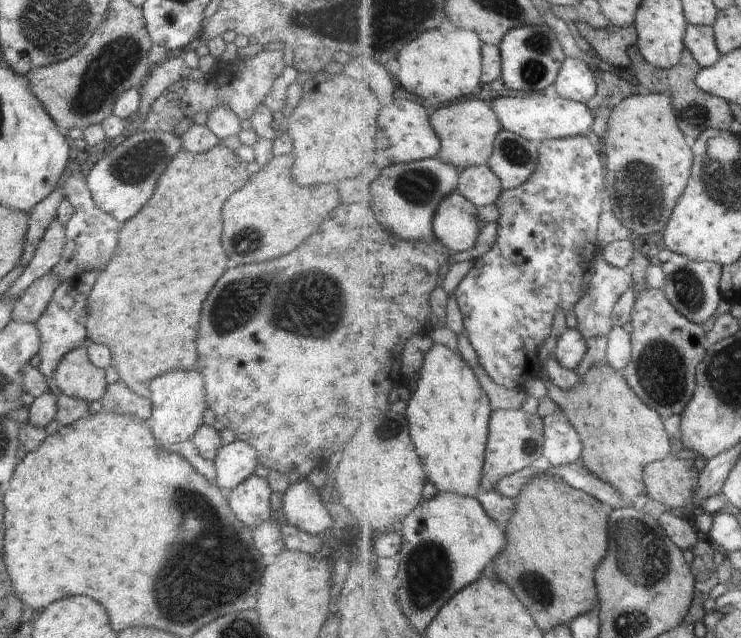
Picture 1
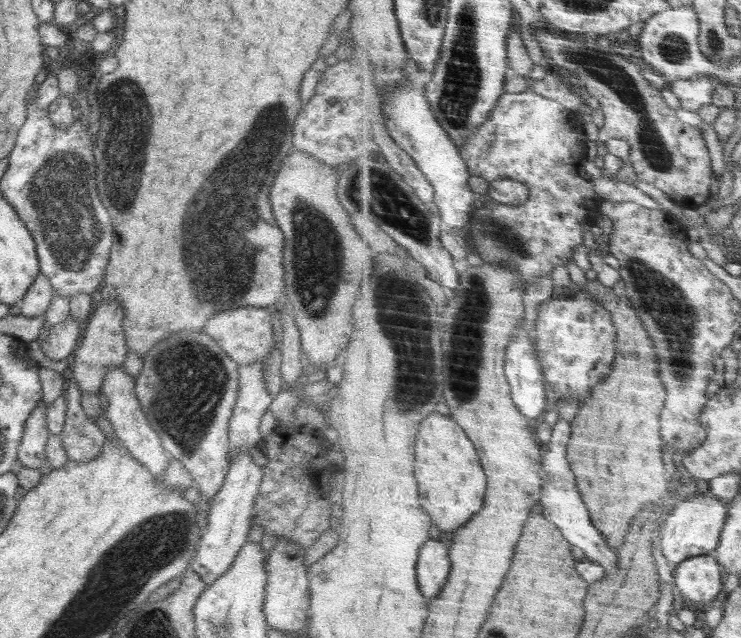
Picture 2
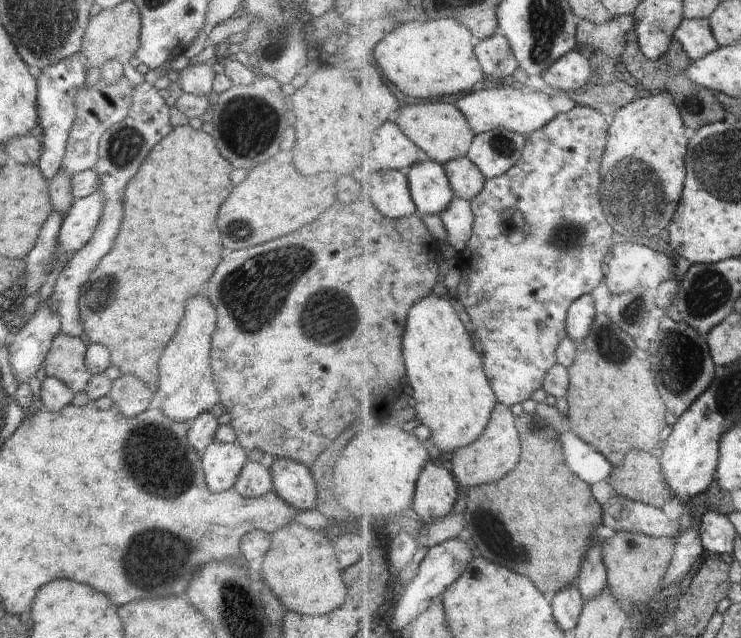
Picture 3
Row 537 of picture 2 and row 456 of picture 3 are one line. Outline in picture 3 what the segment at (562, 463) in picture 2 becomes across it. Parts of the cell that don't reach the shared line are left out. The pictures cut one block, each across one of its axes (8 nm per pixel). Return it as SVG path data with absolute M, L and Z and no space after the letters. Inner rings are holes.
M572 428L569 430L558 431L560 438L562 438L562 444L564 444L564 450L568 452L566 454L566 460L570 464L570 468L586 482L590 484L596 484L604 478L608 478L612 474L612 464L602 456L602 454L586 454L586 452L592 452L594 448L590 444L586 444Z

